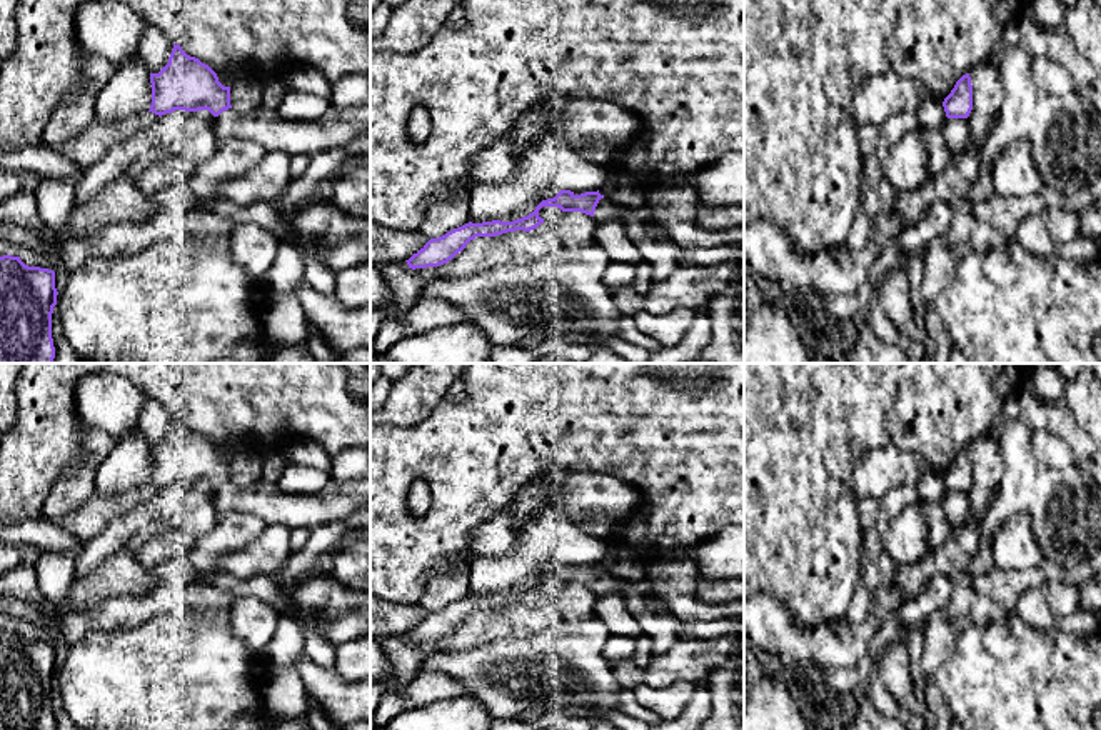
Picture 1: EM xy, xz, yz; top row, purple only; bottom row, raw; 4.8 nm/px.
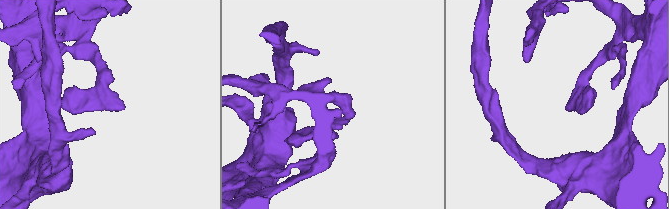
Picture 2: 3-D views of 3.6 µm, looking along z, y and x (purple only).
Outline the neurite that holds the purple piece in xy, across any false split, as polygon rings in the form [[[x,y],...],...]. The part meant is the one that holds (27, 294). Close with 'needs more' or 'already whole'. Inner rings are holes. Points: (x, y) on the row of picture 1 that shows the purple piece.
[[[0,257],[0,363],[53,363],[55,272]]]; already whole

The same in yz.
[[[969,73],[963,75],[943,102],[946,120],[941,127],[948,148],[954,153],[969,140],[969,113],[973,110],[973,85]]]; needs more

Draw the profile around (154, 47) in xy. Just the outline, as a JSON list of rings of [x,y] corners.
[[[148,25],[138,42],[138,55],[150,73],[158,73],[173,50],[173,42],[157,27]]]

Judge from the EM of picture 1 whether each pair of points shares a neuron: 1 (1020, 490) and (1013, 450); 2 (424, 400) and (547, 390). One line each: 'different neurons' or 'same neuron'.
1: same neuron
2: different neurons

